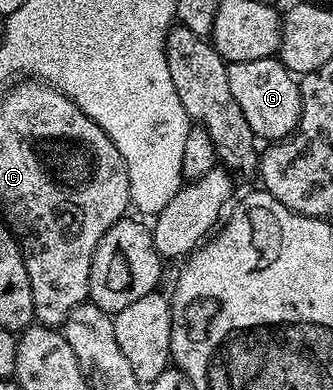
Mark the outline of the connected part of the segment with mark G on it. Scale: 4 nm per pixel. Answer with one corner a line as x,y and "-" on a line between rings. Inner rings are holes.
279,57
238,60
227,65
230,93
234,96
235,103
242,108
242,113
257,139
264,141
265,138
265,143
268,144
280,142
298,129
302,112
300,83
288,73

